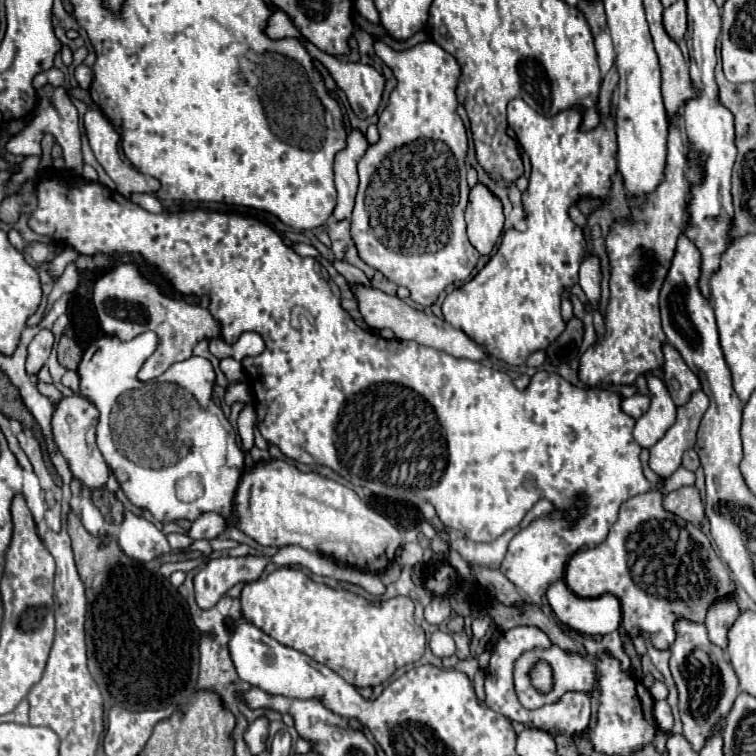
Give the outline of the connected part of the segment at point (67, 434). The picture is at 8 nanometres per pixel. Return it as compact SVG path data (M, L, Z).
M79 395L63 397L55 405L55 413L53 413L53 437L55 437L55 443L57 443L59 451L63 453L63 457L69 461L69 467L71 467L73 475L79 481L83 481L89 489L103 487L107 483L107 475L109 475L109 467L107 467L107 463L105 463L101 451L97 449L97 443L95 443L97 421L99 421L99 411L85 397L79 397Z

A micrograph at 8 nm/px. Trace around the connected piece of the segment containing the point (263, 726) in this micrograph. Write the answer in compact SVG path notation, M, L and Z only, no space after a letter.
M257 717L245 731L245 743L249 745L253 755L259 755L265 749L265 741L269 735L269 719Z

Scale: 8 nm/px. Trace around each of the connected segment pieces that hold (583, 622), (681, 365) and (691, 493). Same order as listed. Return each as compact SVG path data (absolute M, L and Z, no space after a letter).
M555 581L547 591L547 599L557 619L583 635L607 635L621 623L621 605L615 595L587 601L575 595L565 581Z
M665 345L665 387L675 401L675 405L683 405L689 401L689 397L701 389L701 383L697 375L687 367L683 357L677 353L675 347Z
M695 485L681 487L677 491L667 493L663 499L663 507L667 507L667 511L691 521L693 525L699 525L705 519L703 501L701 501L699 489Z

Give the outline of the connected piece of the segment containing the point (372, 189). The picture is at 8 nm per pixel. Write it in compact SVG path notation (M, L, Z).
M375 43L375 53L383 59L383 63L393 71L395 79L397 79L397 87L395 91L391 93L389 97L389 103L387 107L383 109L383 113L379 115L379 141L375 145L369 145L369 149L365 151L365 155L359 159L357 163L357 171L359 171L359 191L357 191L357 199L355 199L355 209L353 209L353 215L351 215L351 237L357 245L357 251L361 255L361 259L375 267L377 271L381 271L389 281L397 283L397 285L405 285L409 291L411 291L411 299L423 307L429 307L431 303L435 303L435 299L439 297L439 293L455 283L455 281L461 281L461 279L467 279L469 273L475 269L477 265L477 259L479 259L479 251L471 245L471 241L467 239L467 231L465 231L465 207L467 207L467 197L469 197L469 187L467 187L467 179L465 179L465 173L467 173L467 165L465 165L465 157L467 157L467 129L461 121L461 117L457 115L457 83L459 83L459 77L461 77L461 71L459 71L459 63L447 53L443 51L439 45L435 43L419 43L415 45L413 49L409 51L393 51L389 45L385 43Z

